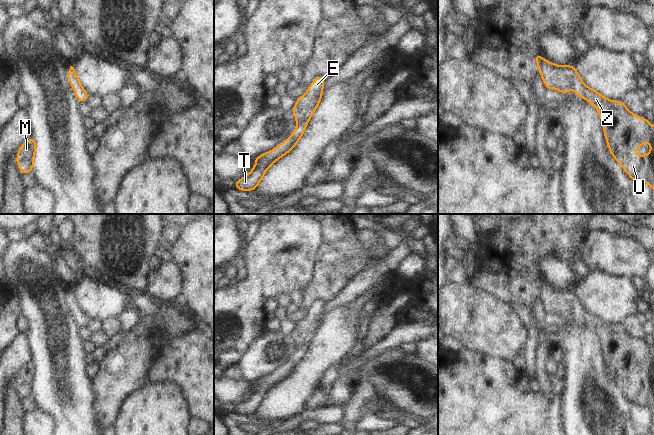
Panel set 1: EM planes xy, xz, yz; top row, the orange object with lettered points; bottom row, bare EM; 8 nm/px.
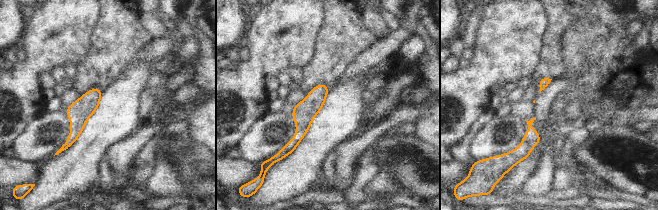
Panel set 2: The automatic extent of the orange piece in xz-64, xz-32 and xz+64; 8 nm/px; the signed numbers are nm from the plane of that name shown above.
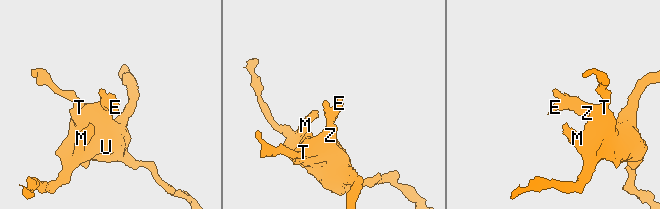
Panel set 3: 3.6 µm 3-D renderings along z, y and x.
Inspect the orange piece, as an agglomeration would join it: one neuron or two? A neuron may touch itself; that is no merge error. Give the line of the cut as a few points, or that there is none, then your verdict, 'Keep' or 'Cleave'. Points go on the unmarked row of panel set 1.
No split. Keep.

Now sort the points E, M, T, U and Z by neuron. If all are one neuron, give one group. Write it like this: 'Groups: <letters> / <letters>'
Groups: E M T U Z

